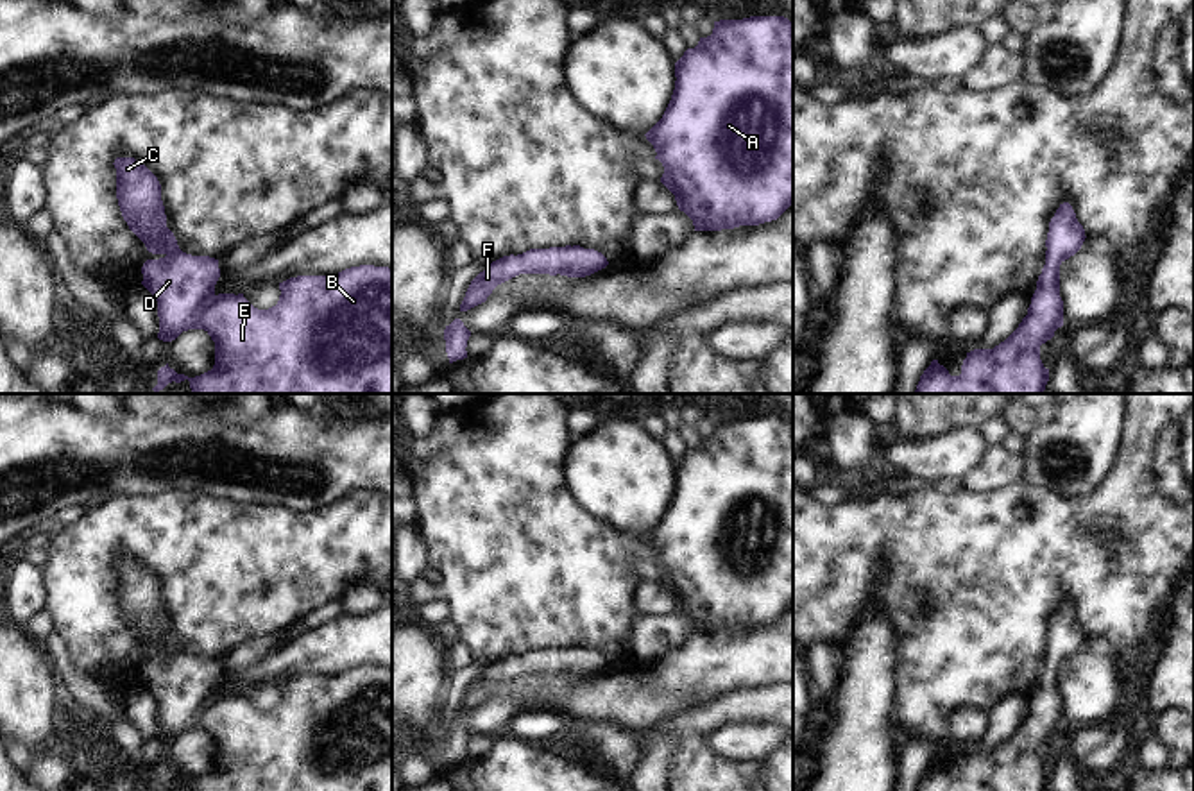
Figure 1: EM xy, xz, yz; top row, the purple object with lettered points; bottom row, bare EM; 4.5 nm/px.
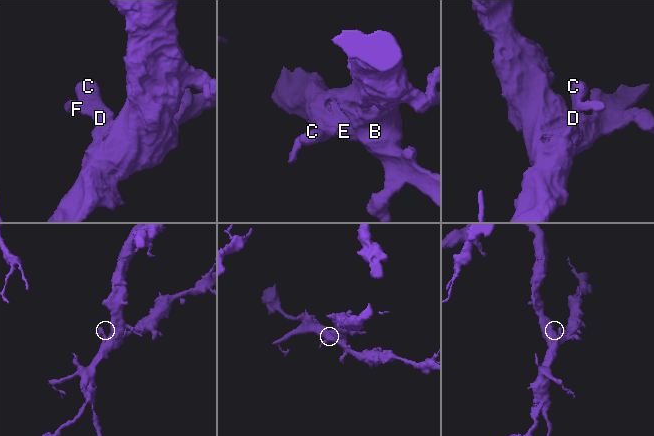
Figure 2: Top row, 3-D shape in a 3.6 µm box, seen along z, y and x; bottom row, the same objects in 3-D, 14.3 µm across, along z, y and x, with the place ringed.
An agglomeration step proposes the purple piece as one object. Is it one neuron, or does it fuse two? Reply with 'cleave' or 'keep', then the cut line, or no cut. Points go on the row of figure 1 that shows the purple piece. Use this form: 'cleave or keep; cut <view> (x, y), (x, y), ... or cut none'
keep; cut none

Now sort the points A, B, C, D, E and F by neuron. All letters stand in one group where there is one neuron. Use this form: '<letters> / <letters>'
A B C D E F

